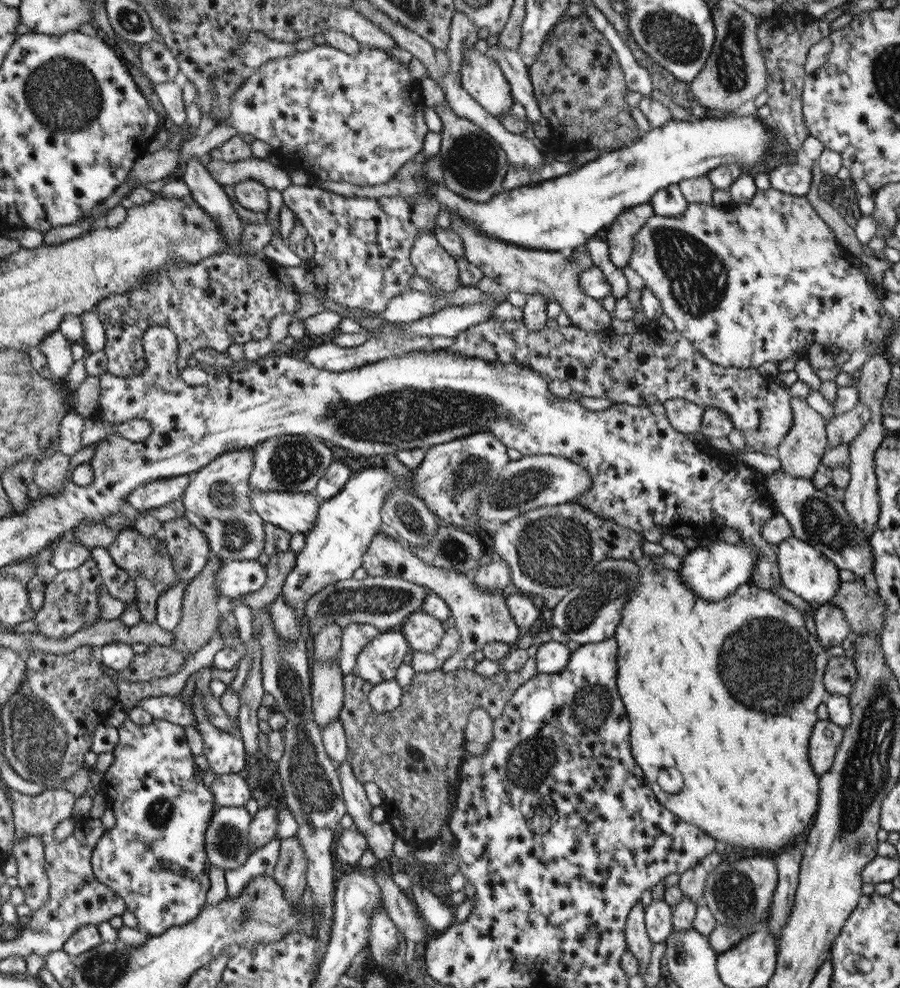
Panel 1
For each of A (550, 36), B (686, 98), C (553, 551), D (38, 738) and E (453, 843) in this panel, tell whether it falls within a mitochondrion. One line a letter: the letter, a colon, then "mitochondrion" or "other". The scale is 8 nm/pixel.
A: other
B: other
C: mitochondrion
D: mitochondrion
E: other

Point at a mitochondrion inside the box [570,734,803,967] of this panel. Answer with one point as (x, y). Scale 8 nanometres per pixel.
(734, 892)

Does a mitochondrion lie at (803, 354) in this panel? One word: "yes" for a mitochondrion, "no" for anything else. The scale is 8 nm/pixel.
no

